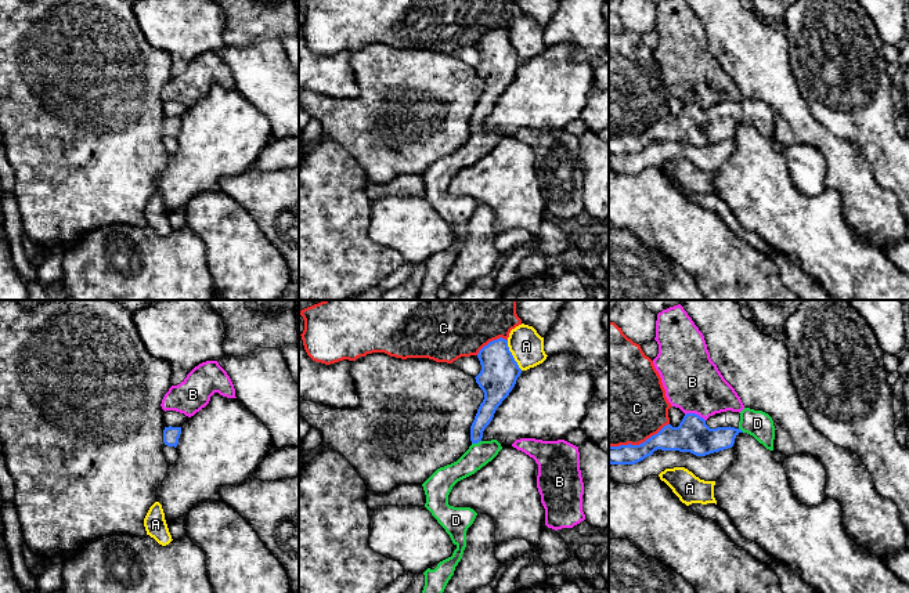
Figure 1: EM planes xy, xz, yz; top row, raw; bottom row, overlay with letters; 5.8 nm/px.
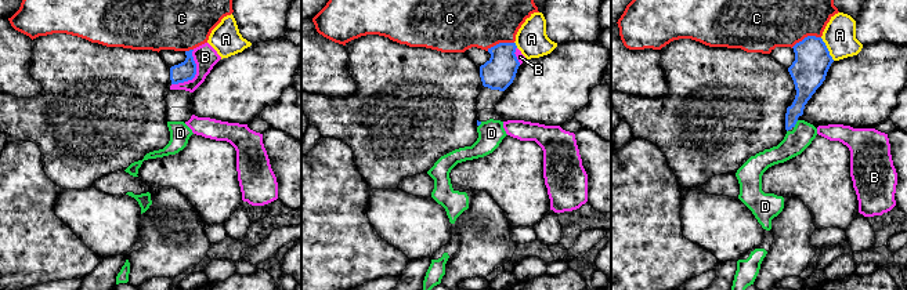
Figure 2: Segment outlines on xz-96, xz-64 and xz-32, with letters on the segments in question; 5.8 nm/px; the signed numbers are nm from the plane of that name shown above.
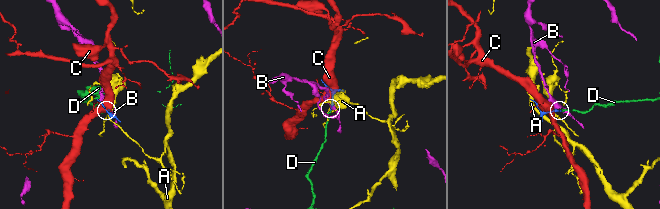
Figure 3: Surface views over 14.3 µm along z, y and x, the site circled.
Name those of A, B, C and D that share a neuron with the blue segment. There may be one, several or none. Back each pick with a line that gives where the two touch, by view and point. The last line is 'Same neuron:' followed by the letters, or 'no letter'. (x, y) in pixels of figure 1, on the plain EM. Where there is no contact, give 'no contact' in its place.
D: xz (476, 133)
Same neuron: D

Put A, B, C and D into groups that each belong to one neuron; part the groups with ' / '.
A / B / C / D

